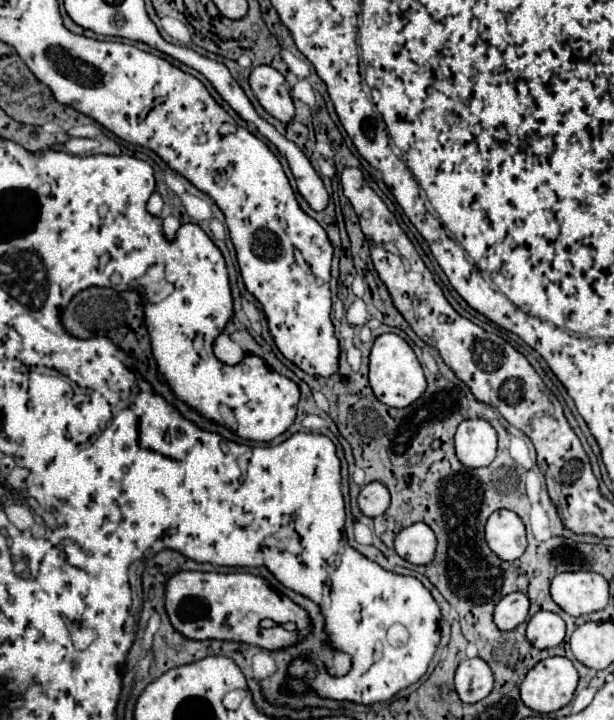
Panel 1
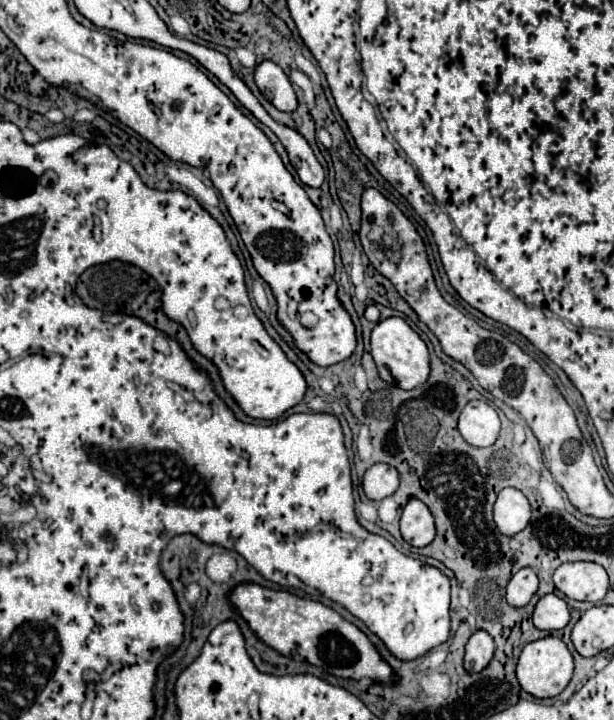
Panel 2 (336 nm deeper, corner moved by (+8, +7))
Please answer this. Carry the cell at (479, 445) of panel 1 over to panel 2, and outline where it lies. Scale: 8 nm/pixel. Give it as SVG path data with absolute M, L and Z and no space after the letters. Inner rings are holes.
M468 401L460 415L458 431L466 443L474 447L490 447L500 433L496 409L486 401Z

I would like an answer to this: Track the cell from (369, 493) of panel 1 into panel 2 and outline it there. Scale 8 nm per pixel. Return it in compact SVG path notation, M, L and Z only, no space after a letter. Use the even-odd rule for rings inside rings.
M376 463L364 473L362 489L368 499L372 501L382 501L384 497L390 497L400 485L398 479L398 469L390 467L386 463Z

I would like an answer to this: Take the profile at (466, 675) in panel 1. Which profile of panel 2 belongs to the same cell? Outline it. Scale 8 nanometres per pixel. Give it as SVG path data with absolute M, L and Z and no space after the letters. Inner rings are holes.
M478 629L476 633L472 633L472 637L466 643L464 667L470 673L480 673L490 663L492 655L494 655L494 641L492 641L492 637L484 629Z

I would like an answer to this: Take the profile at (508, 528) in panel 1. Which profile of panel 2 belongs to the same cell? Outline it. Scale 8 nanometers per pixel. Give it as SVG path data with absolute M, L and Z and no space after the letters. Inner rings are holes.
M506 487L500 491L494 505L494 521L500 533L512 537L530 523L530 503L520 489Z

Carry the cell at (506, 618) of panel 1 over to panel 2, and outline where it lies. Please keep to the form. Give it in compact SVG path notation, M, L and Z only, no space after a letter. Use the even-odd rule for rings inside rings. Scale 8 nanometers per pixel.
M530 567L520 569L506 587L506 599L512 607L524 607L538 589L538 577Z

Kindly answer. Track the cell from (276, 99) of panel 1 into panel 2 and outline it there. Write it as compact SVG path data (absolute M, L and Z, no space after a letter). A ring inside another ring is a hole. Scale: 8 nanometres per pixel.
M262 61L254 73L260 93L280 111L294 111L298 107L296 93L286 73L272 61Z

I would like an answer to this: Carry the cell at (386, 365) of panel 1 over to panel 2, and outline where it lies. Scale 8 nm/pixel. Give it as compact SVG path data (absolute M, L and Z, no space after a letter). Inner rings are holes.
M388 317L380 321L372 329L372 357L376 361L378 373L386 383L398 385L400 389L414 389L422 385L430 375L430 355L428 347L422 337L402 319L402 317Z

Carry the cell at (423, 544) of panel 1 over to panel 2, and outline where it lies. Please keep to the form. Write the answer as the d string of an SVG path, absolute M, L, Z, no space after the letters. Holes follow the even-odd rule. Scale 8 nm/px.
M410 499L404 507L400 519L400 533L404 541L408 541L414 547L426 547L428 543L432 543L436 535L434 517L420 499Z

